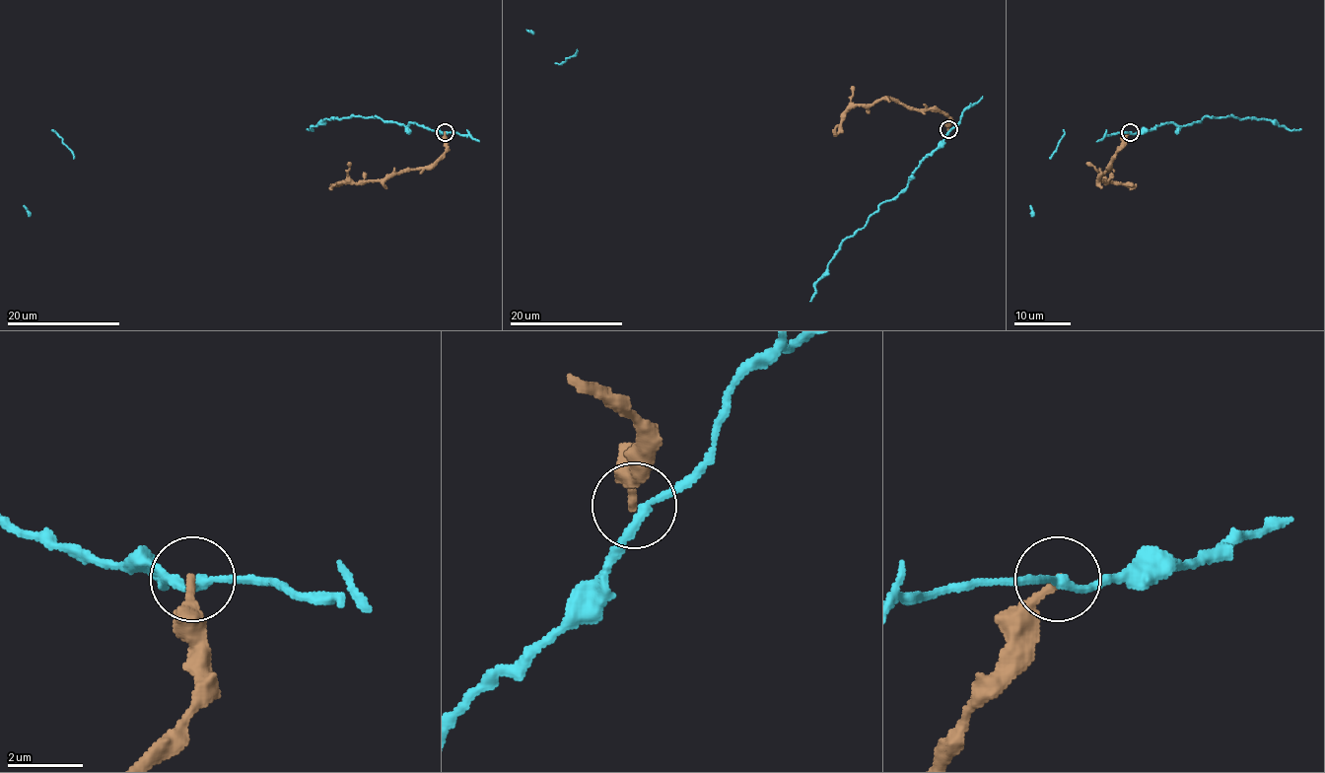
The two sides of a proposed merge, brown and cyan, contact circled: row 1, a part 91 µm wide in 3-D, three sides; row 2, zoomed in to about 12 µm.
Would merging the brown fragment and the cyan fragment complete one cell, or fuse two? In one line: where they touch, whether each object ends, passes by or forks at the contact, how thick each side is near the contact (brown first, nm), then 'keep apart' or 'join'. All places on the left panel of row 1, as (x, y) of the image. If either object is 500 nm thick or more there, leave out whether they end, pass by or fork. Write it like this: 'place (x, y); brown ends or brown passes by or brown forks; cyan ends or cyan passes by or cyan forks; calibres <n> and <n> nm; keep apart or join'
place (445, 132); brown ends; cyan passes by; calibres 220 and 200 nm; keep apart

